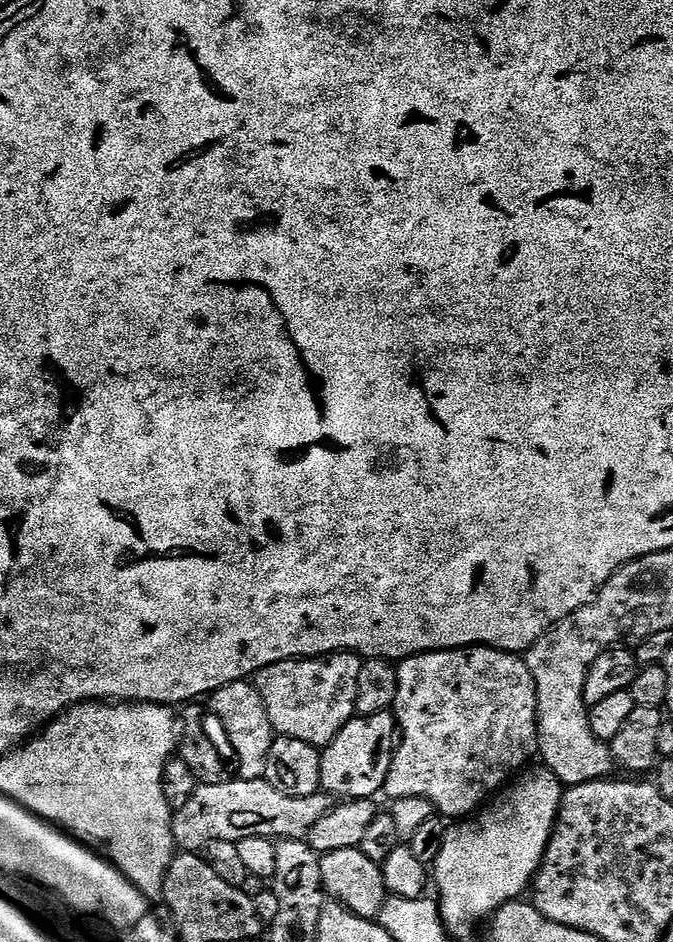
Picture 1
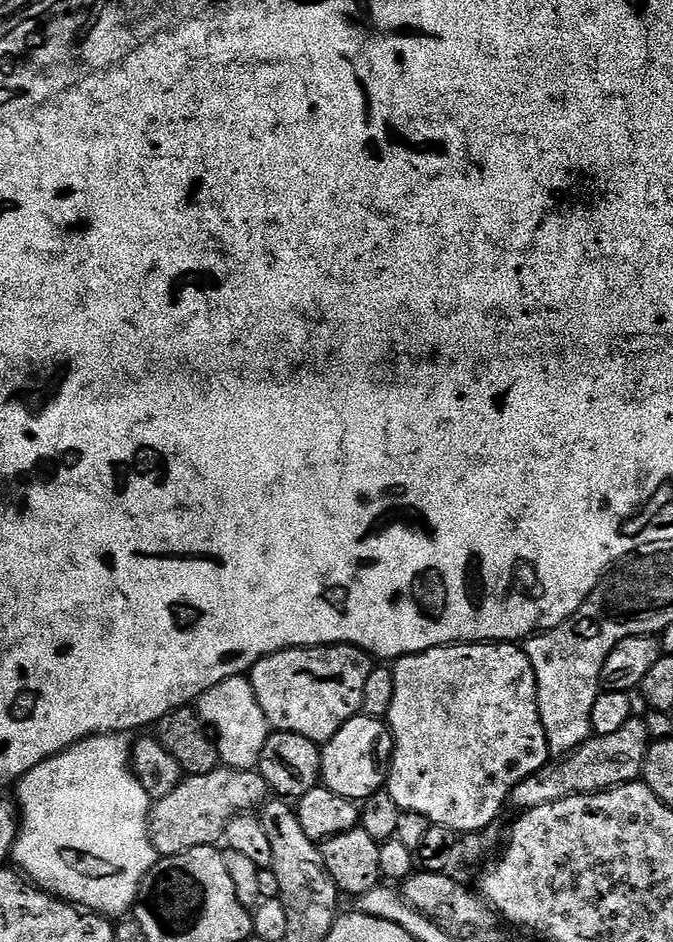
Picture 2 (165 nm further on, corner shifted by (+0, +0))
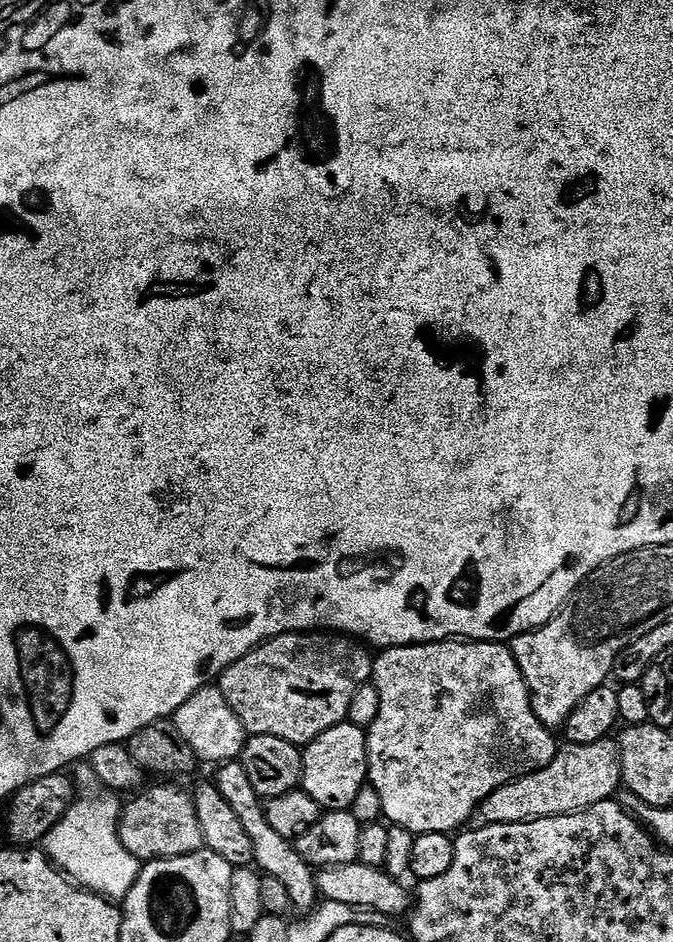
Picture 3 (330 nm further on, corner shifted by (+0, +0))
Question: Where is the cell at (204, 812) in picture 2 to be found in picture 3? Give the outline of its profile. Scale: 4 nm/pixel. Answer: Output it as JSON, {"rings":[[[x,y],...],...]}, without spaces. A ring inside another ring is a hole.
{"rings":[[[172,782],[157,784],[160,784],[157,788],[145,787],[129,799],[133,799],[129,804],[127,801],[123,805],[120,814],[122,846],[126,846],[126,850],[130,850],[130,854],[134,854],[134,858],[141,862],[173,860],[201,851],[205,847],[204,835],[198,822],[198,810],[193,793],[175,788],[172,785],[175,783]]]}

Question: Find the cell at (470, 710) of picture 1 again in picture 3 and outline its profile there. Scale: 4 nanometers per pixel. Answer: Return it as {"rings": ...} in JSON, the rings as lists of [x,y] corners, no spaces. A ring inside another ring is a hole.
{"rings":[[[449,638],[435,640],[432,644],[408,644],[404,648],[385,648],[372,661],[371,683],[376,685],[380,705],[378,706],[378,718],[374,718],[374,722],[366,730],[368,734],[368,784],[374,790],[378,790],[378,798],[382,798],[383,819],[389,825],[405,828],[413,834],[421,832],[455,833],[471,821],[477,806],[486,798],[490,798],[494,790],[526,774],[534,774],[550,766],[550,762],[556,757],[558,743],[556,744],[555,738],[552,737],[555,735],[534,714],[532,696],[522,678],[522,670],[518,670],[518,662],[507,643],[465,642],[460,638]]]}

